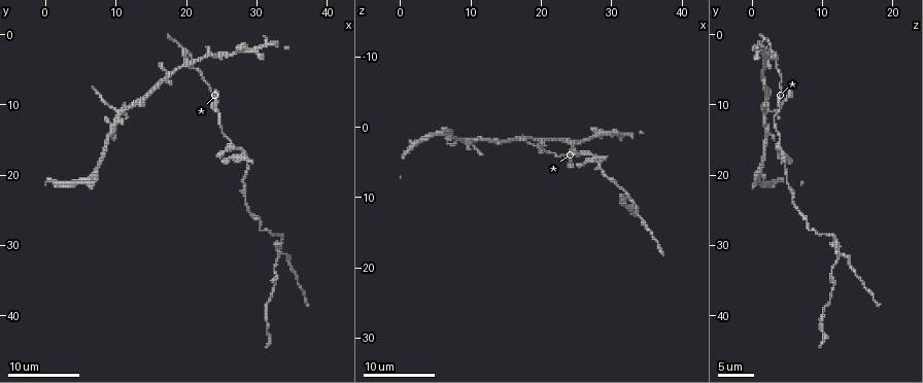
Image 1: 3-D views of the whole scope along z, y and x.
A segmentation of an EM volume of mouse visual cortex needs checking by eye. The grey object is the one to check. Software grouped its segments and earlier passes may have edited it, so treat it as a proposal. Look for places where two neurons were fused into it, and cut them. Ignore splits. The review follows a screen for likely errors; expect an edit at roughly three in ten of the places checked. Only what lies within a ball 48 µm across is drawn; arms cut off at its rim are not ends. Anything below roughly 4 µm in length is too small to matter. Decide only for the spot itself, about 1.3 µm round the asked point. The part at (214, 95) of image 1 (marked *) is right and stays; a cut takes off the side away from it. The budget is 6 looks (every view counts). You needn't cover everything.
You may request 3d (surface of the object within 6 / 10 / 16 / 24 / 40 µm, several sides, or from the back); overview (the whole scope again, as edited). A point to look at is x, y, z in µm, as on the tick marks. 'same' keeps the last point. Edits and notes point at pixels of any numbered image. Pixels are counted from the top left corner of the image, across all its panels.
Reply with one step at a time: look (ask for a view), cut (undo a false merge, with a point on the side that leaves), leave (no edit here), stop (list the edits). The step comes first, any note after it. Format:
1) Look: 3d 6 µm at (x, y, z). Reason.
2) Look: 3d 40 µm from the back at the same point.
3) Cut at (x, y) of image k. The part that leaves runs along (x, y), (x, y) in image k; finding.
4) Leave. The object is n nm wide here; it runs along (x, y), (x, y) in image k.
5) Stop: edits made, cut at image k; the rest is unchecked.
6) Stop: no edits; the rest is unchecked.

Look: 3d 10 µm at (33.5, 31.0, 12.0). Three-way junction.

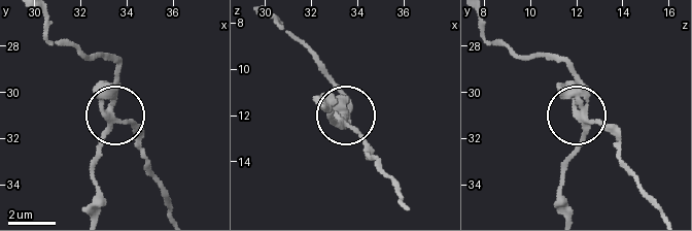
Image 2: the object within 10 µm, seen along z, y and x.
Look: 3d 10 µm from the back at (33.4, 31.2, 12.4). From behind.

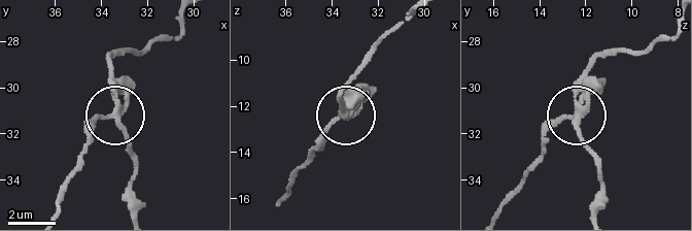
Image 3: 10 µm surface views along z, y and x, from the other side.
Cut at (131, 143) of image 3. The side arm is 11 µm long; the part that leaves runs along (117, 111), (135, 163), (130, 193), (133, 210) in image 3; a second neuron is stuck on.

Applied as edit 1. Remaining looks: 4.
Look: 3d 10 µm at (20.0, 4.0, 1.5). Four-way junction.

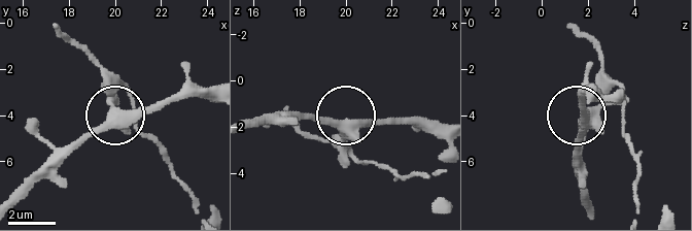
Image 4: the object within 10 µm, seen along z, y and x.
Look: 3d 6 µm at (20.0, 4.5, 1.9). Zoom in.

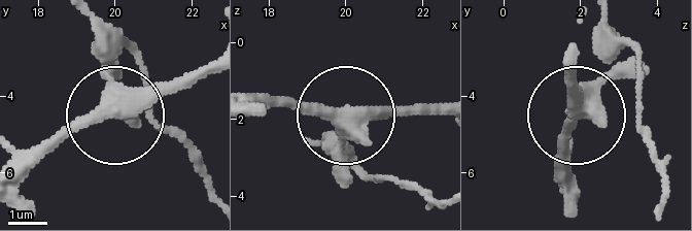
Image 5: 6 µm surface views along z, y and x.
Leave. 4 arms meet here; it runs along (665, 188), (636, 109), (636, 67), (577, 120), (577, 70) in image 5; continuous, no second neuron.

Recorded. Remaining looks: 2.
Look: 3d 10 µm at (10.5, 11.0, 2.0). Thin arm on a thick one.

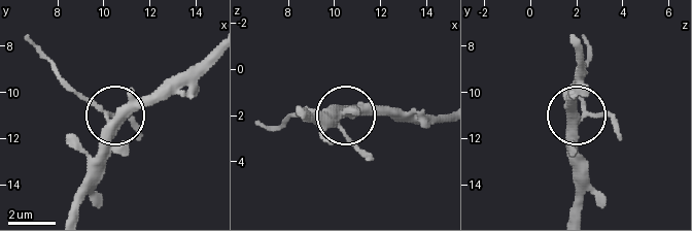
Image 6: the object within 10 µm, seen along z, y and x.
Look: 3d 10 µm from the back at (10.4, 11.3, 1.9).

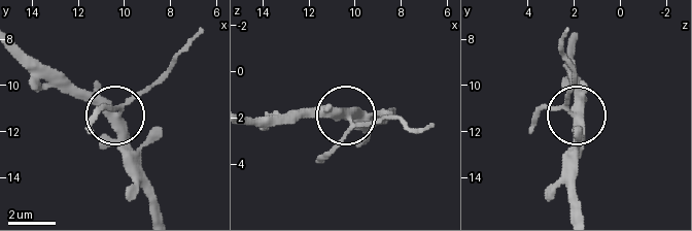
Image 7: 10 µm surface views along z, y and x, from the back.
Leave. It runs along (19, 55), (60, 71), (112, 112), (125, 108), (164, 69) in image 7; one neuron here.

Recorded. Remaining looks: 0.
Stop: edits made, cut at image 3; the rest is unchecked.

